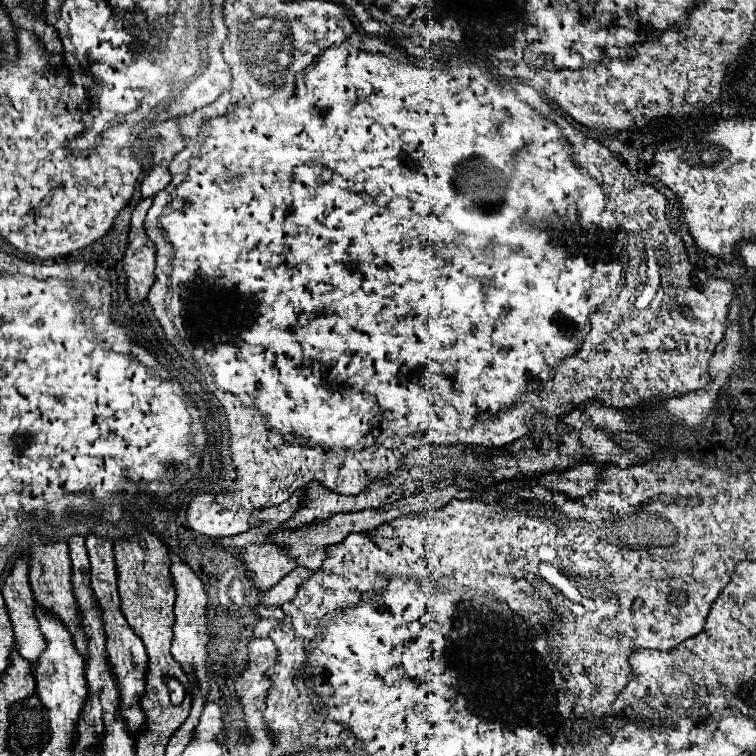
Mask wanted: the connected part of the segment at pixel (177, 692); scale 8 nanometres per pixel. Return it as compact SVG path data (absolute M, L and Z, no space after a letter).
M166 678L166 684L170 688L170 700L172 700L172 704L180 704L184 700L184 694L186 694L184 686L178 680L172 680L172 678Z

